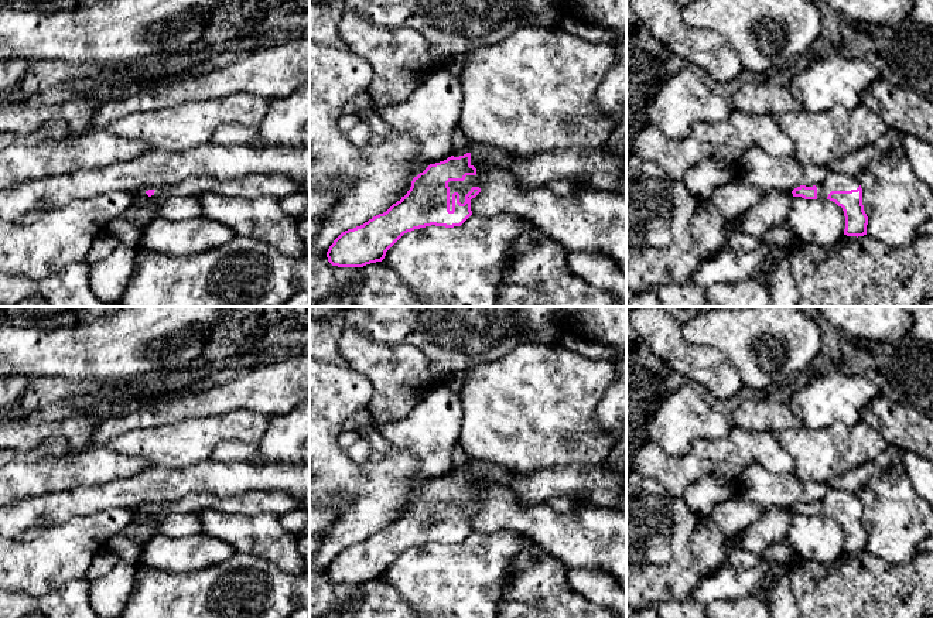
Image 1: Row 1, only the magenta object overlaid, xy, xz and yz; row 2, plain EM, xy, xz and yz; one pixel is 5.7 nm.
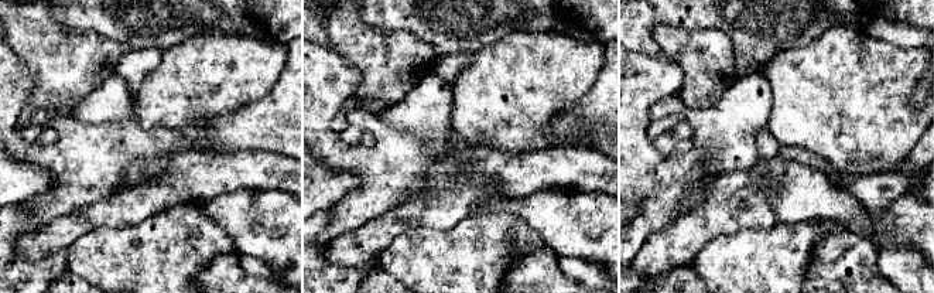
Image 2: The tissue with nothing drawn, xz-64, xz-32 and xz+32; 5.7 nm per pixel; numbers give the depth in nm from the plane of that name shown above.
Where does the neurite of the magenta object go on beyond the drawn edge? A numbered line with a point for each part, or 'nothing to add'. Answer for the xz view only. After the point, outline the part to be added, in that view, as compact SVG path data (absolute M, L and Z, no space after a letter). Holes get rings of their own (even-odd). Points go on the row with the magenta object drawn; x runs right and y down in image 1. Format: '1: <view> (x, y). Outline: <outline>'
1: xz (461, 187). Outline: M466 175L464 181L450 181L450 211L452 211L452 194L459 194L459 202L465 202L465 195L471 191L472 187L481 187L478 175Z

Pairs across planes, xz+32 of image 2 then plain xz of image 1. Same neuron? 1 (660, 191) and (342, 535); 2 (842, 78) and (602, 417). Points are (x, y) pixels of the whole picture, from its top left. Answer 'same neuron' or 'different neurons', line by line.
1: same neuron
2: different neurons

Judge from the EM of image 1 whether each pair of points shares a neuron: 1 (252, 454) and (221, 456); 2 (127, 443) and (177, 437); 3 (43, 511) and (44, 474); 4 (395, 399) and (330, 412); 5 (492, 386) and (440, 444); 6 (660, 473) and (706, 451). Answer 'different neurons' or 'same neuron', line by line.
1: same neuron
2: same neuron
3: different neurons
4: different neurons
5: different neurons
6: different neurons

